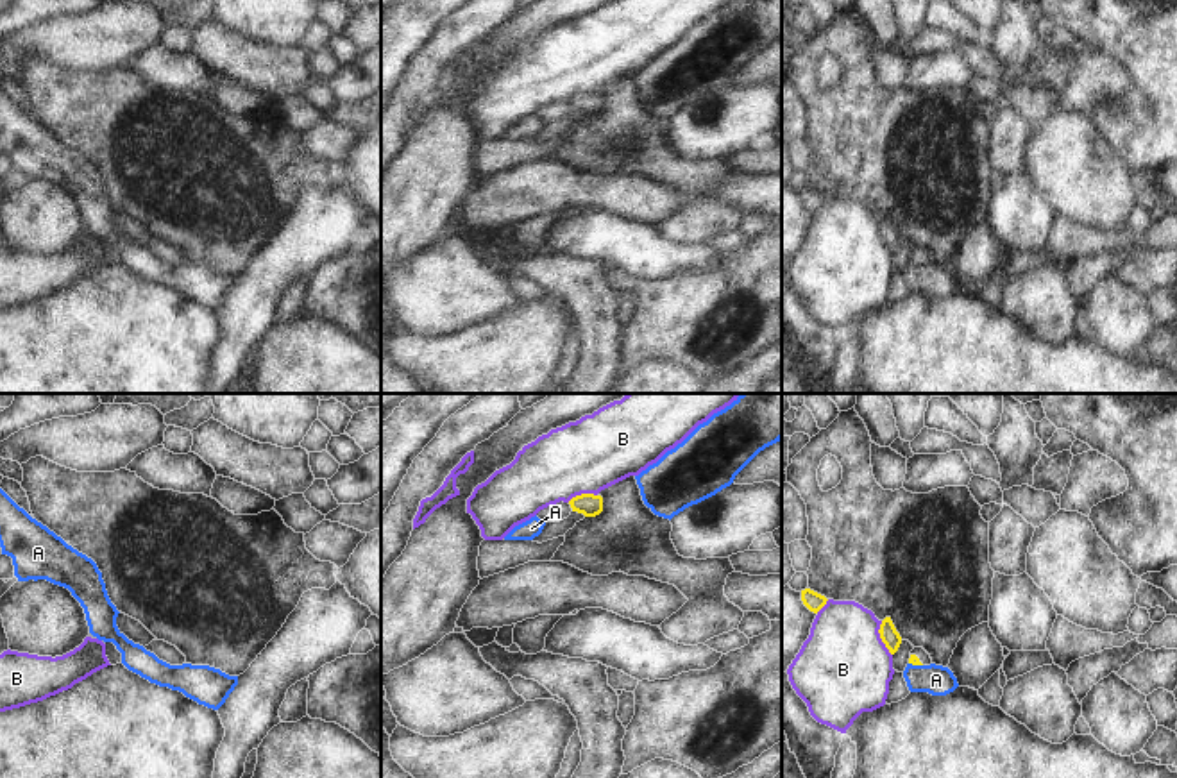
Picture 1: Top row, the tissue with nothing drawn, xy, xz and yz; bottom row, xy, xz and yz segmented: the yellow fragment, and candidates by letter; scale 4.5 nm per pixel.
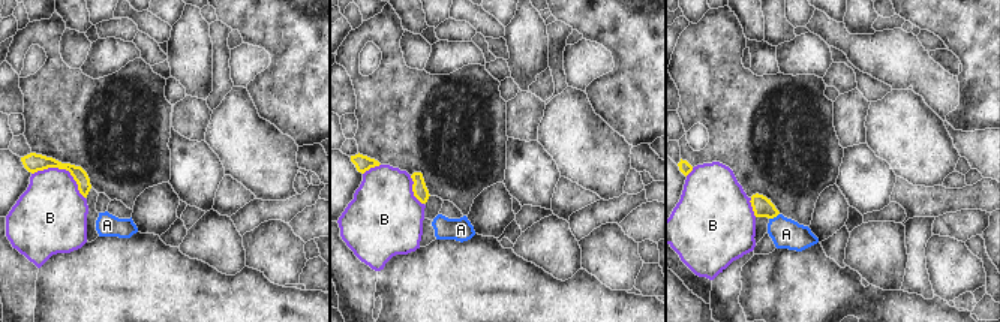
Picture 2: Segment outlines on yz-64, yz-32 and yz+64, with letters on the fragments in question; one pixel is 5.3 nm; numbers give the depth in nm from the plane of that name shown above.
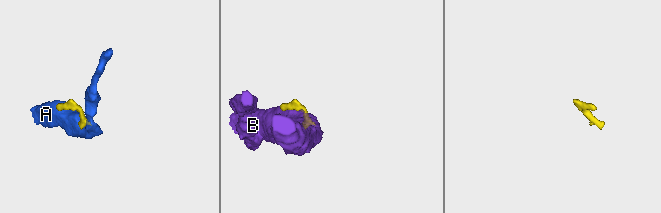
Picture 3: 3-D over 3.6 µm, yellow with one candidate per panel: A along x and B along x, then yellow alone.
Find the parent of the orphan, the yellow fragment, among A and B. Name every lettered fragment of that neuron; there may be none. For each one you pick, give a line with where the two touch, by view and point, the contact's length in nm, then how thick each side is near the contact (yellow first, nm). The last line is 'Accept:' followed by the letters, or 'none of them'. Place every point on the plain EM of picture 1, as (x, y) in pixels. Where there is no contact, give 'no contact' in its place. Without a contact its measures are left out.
Accept: none of them

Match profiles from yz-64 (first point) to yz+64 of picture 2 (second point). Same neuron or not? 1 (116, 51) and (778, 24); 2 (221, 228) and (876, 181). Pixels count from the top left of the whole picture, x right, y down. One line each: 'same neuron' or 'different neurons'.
1: different neurons
2: different neurons

